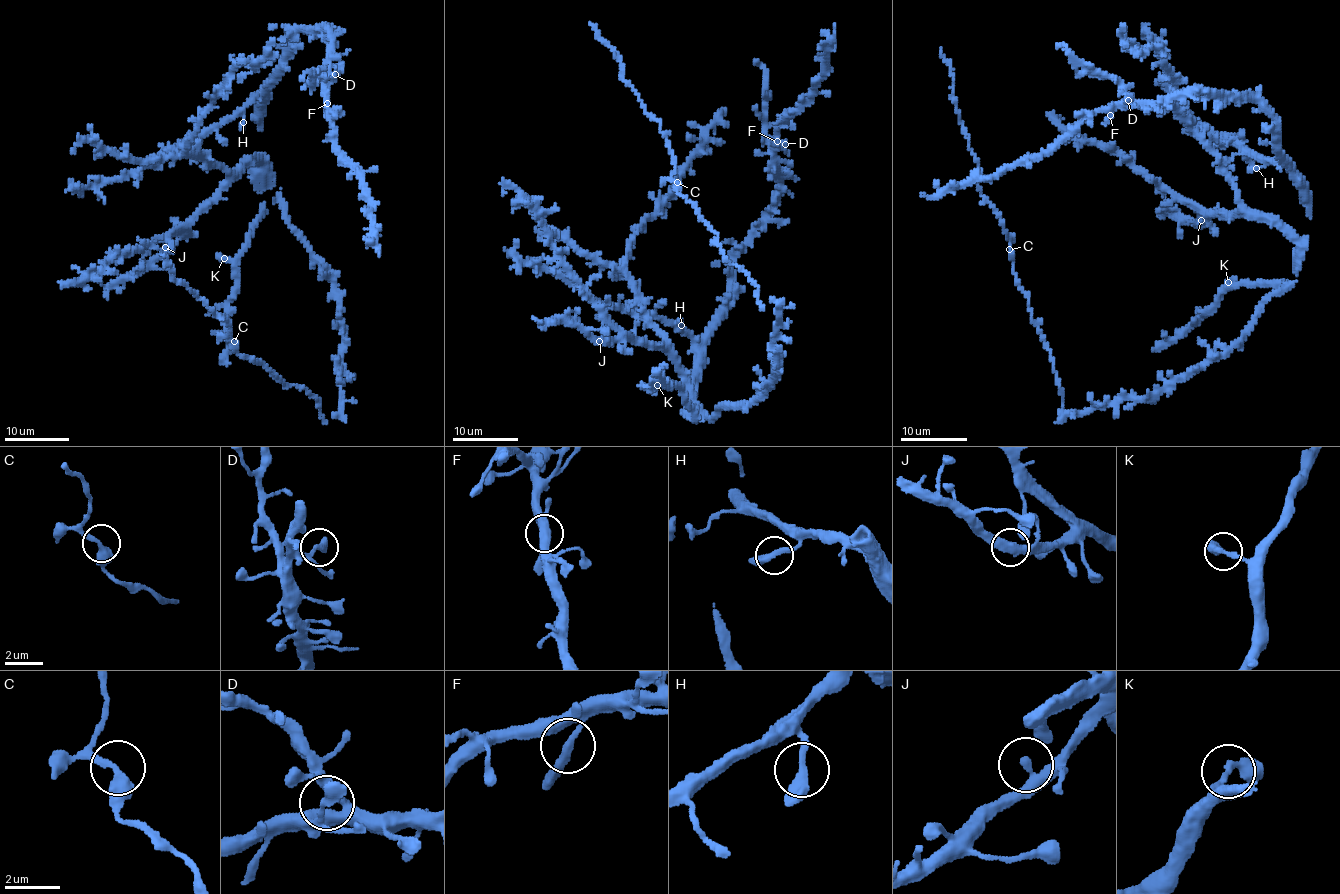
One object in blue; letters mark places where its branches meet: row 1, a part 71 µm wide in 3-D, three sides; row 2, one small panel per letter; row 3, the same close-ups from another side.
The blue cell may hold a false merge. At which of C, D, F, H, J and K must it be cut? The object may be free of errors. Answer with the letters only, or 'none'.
none

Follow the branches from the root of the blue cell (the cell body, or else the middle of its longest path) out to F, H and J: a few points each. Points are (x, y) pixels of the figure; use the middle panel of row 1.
F: (689, 392), (633, 285), (628, 310), (653, 314), (699, 343), (721, 315), (729, 268), (778, 191), (777, 141)
H: (689, 392), (675, 353), (650, 319), (633, 285), (628, 310), (660, 316), (679, 329), (681, 325)
J: (689, 392), (678, 362), (660, 347), (628, 337), (616, 342), (599, 341)

